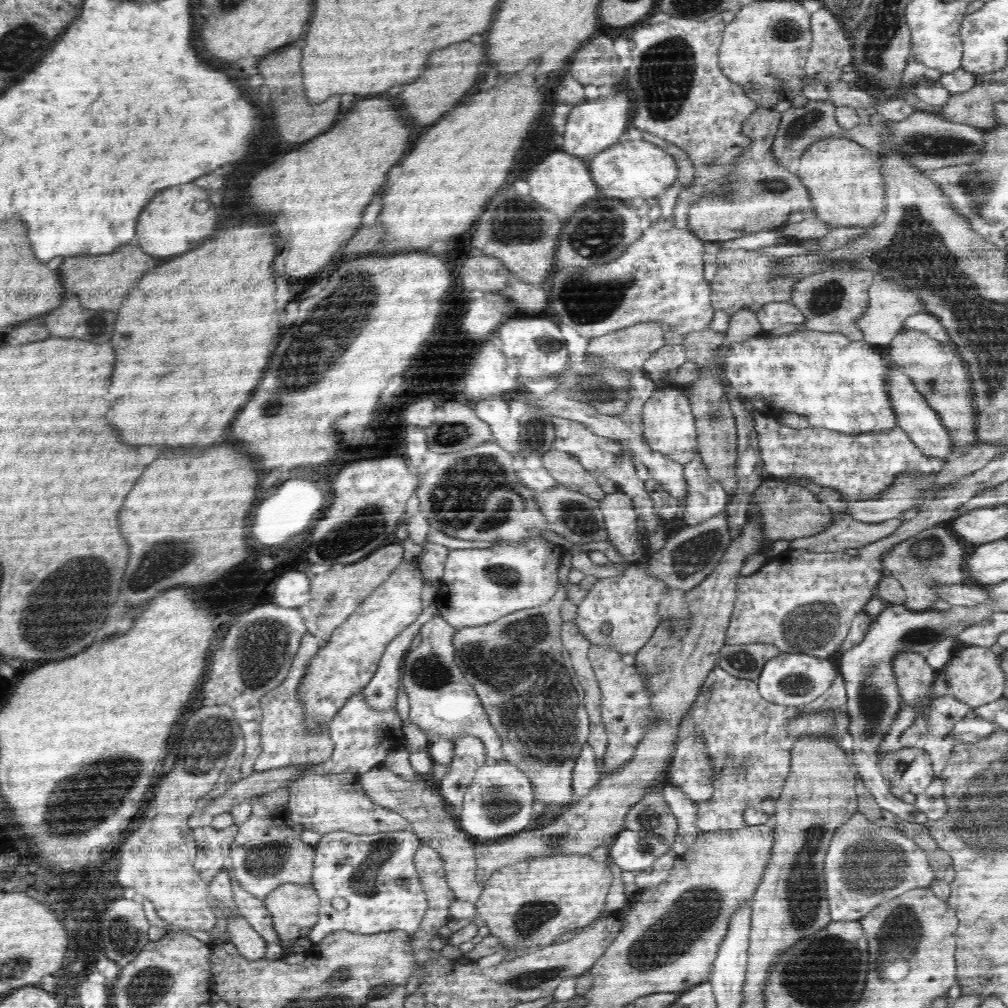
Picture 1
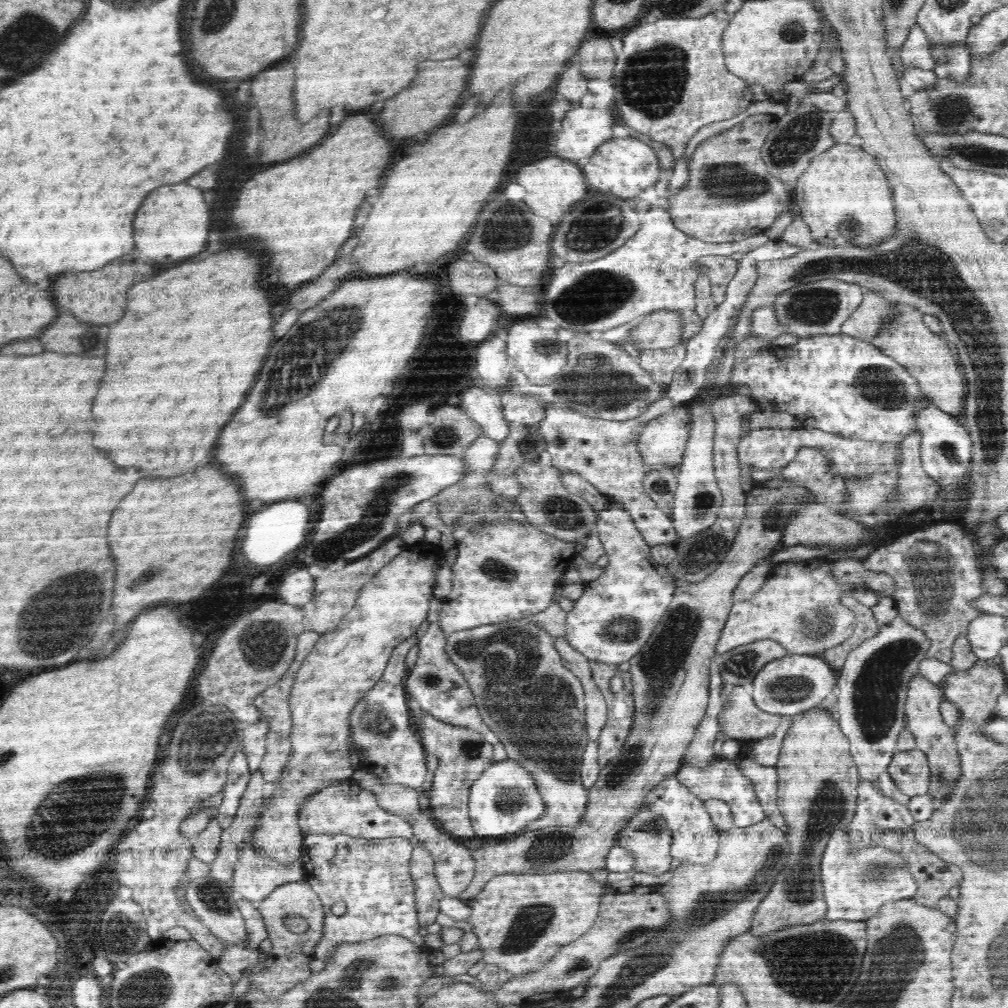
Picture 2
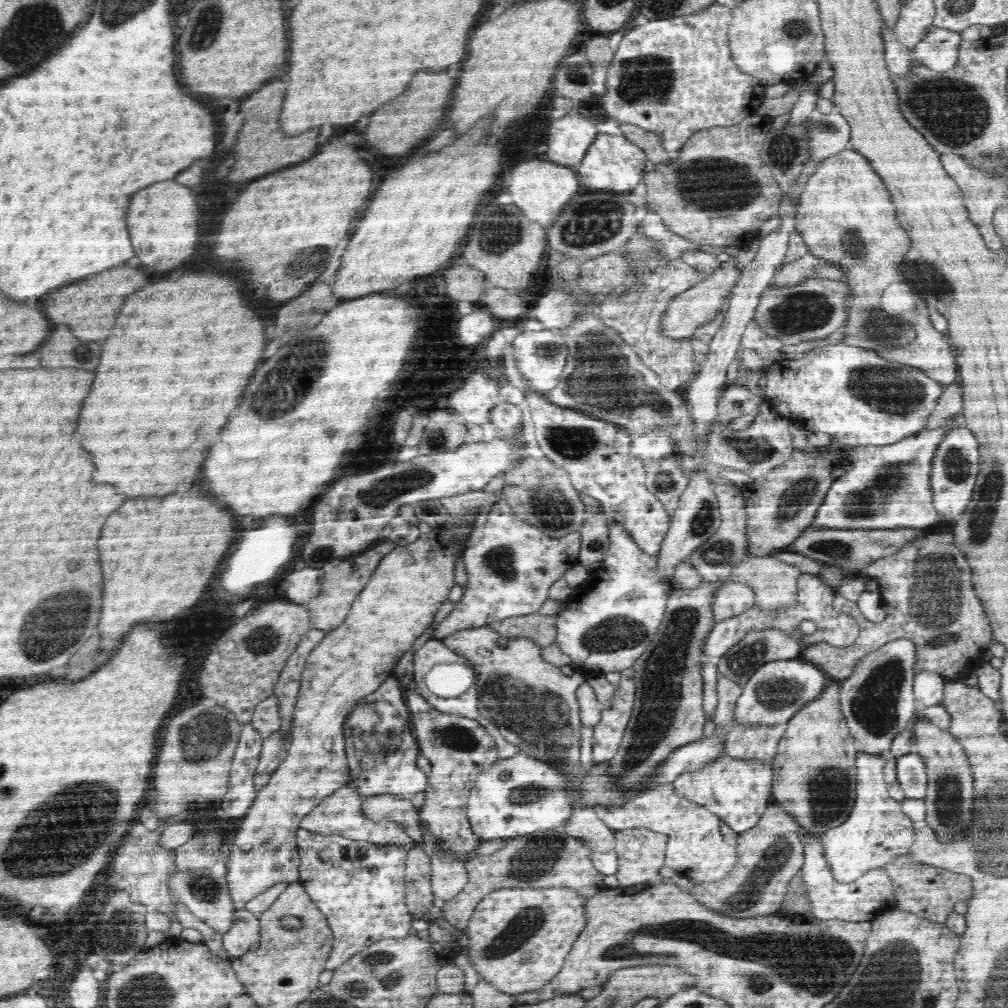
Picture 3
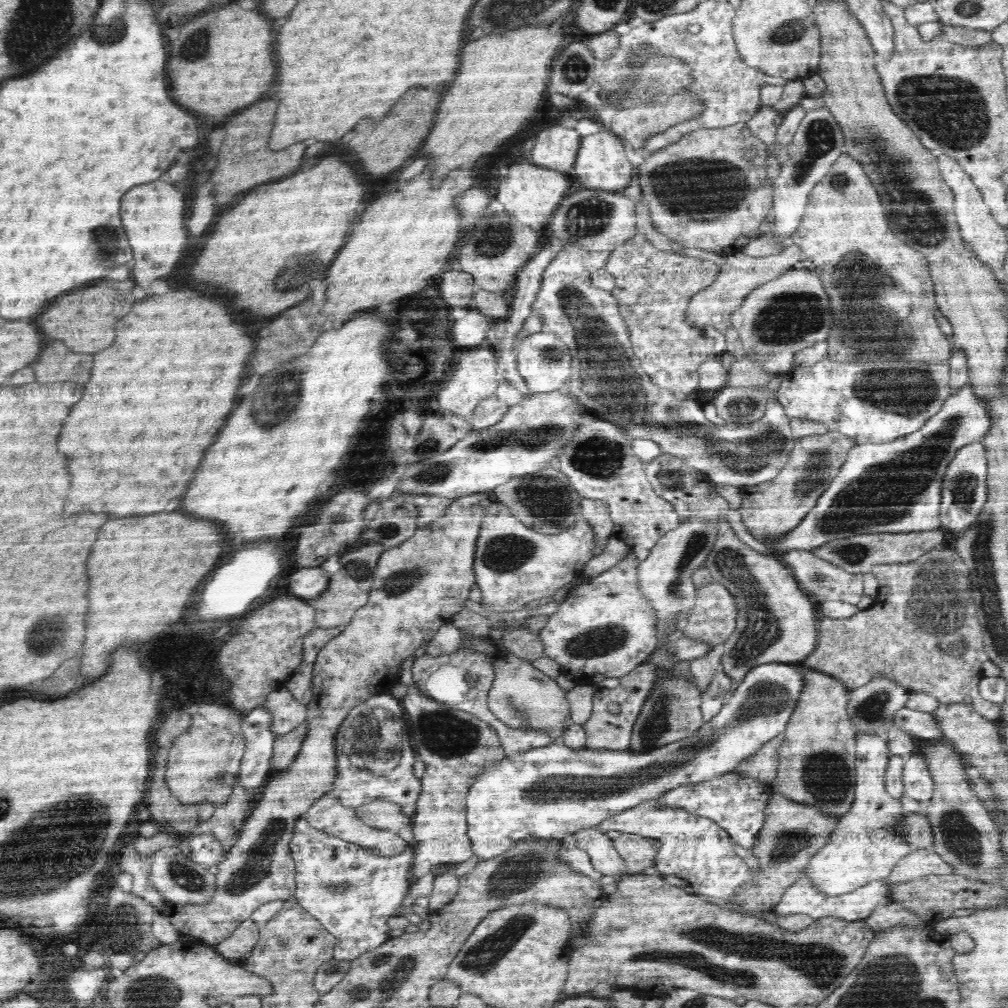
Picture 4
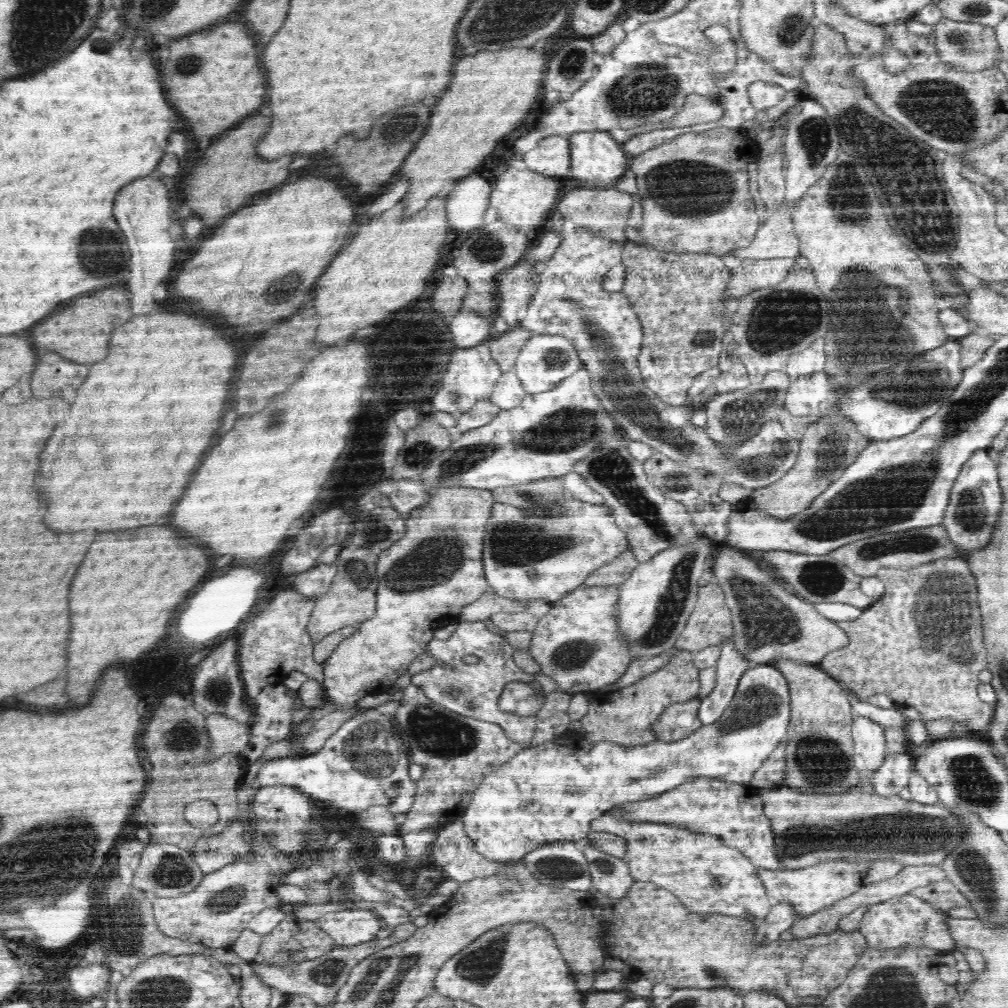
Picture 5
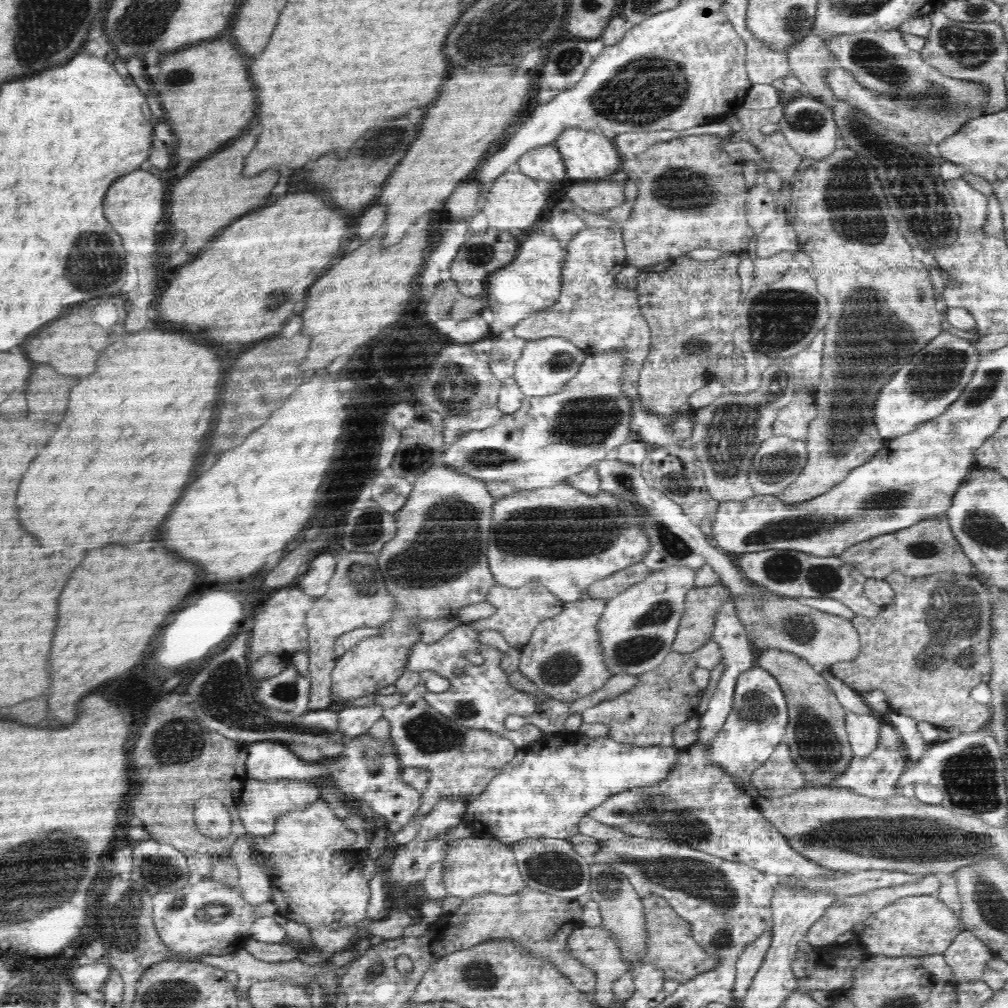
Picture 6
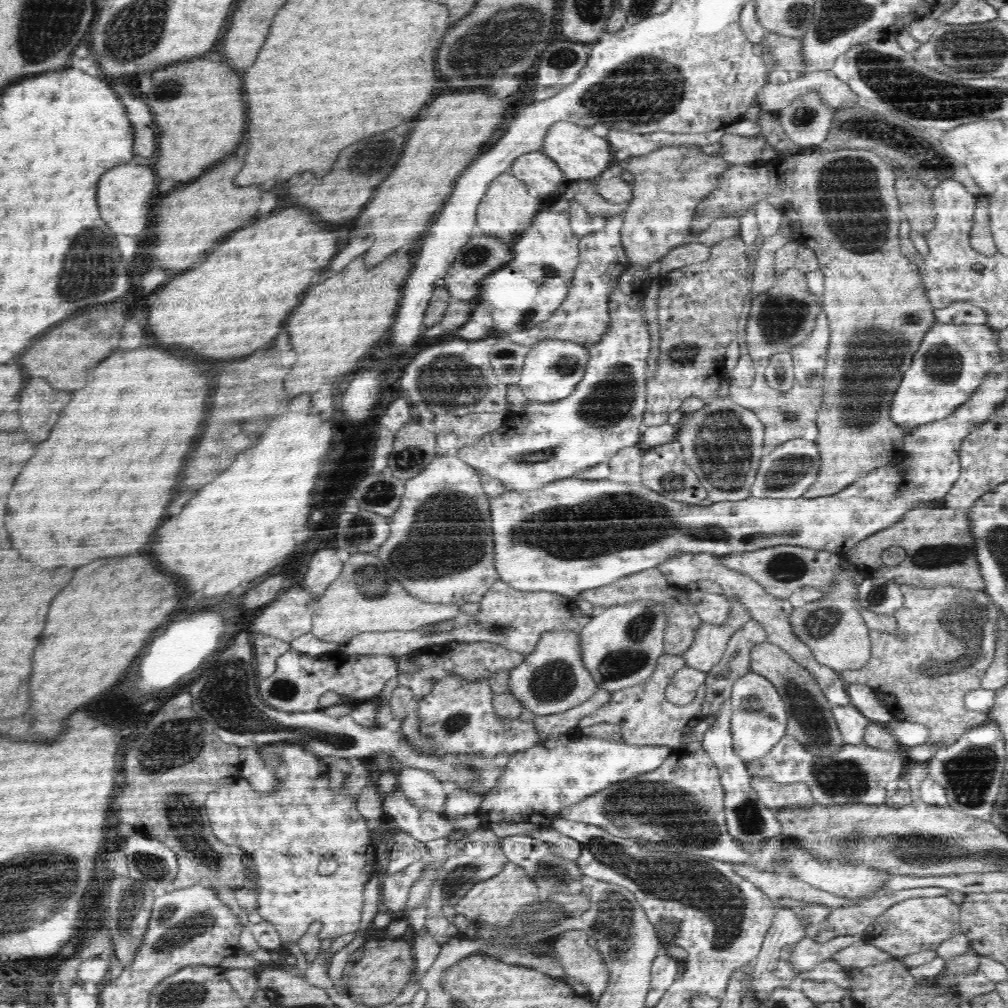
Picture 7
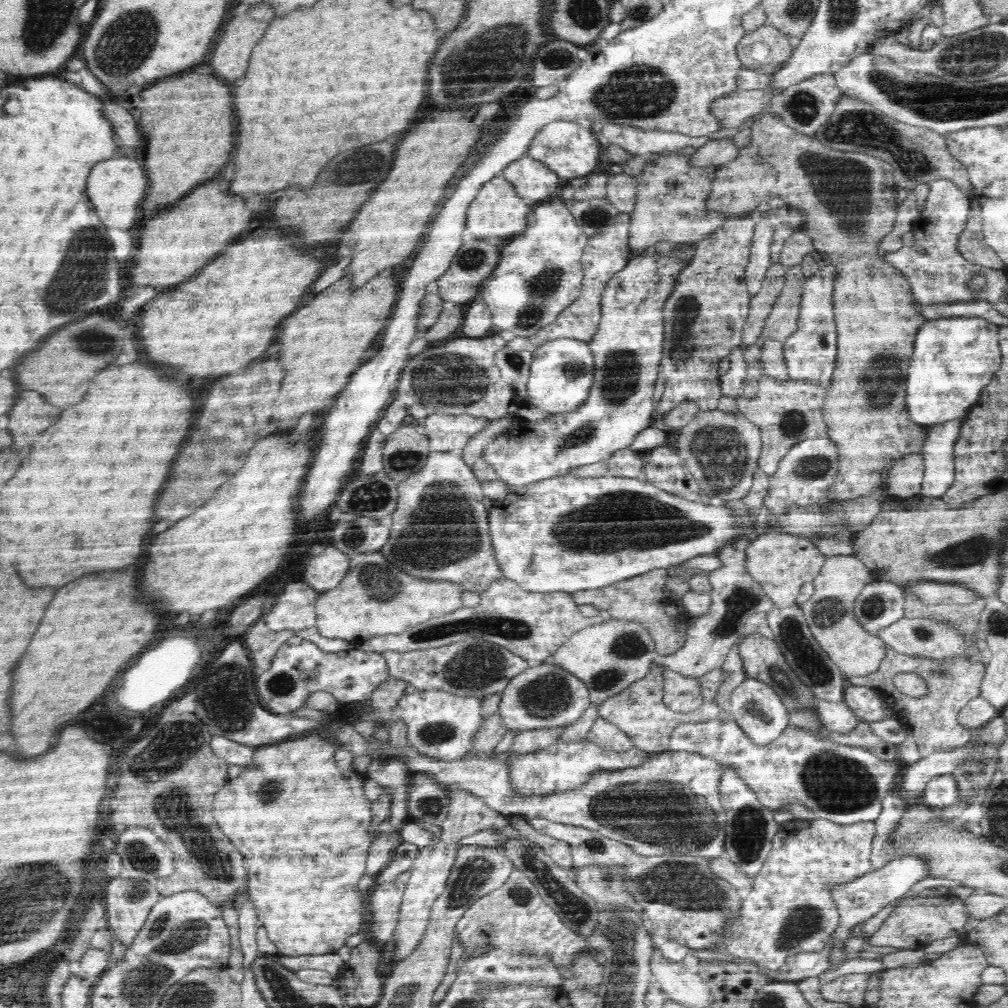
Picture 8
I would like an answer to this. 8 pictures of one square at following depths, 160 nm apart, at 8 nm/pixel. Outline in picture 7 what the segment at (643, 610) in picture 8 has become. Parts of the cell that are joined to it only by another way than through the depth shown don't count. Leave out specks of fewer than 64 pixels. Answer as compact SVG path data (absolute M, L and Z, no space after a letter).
M658 567L648 568L642 572L636 572L630 576L618 578L611 584L592 590L584 590L576 599L582 599L594 604L593 607L611 605L622 605L637 601L652 601L652 603L662 603L665 617L668 618L664 629L663 651L665 654L681 655L691 644L697 631L697 626L701 625L700 617L696 614L695 608L688 601L688 588L683 589L679 586L670 584L664 573Z

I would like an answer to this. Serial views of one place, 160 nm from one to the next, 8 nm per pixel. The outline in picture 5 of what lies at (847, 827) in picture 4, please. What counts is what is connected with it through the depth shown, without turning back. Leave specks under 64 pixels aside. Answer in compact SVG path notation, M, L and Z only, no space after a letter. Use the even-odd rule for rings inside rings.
M854 715L853 723L851 724L851 735L854 741L854 765L862 778L859 778L858 787L862 792L872 794L872 785L867 780L873 775L873 772L884 762L884 757L889 754L887 742L885 741L884 727L880 726L872 719L858 717ZM831 861L828 864L821 863L798 870L764 871L764 869L758 869L758 872L770 899L774 902L789 902L795 908L799 918L806 918L854 894L859 887L893 878L903 868L904 865L892 861L852 864L846 861Z

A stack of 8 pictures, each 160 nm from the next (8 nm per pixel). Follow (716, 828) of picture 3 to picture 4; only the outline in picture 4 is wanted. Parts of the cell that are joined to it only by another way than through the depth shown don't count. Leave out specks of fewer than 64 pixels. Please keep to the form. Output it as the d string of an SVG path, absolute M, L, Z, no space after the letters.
M658 799L610 816L598 826L609 834L619 831L658 841L660 848L654 857L658 875L670 886L688 894L702 894L708 898L734 898L744 884L752 884L755 874L740 858L730 836L716 822L688 813L684 809L660 807Z

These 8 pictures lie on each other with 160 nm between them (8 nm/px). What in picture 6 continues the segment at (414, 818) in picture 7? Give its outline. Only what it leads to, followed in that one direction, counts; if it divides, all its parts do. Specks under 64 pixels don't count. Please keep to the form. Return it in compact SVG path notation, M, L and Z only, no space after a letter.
M368 733L351 738L344 744L343 753L336 758L325 759L323 762L302 760L283 743L275 741L256 741L248 746L248 776L254 780L278 780L290 778L305 783L322 786L323 781L333 786L335 792L347 804L362 804L371 809L376 816L404 827L410 825L421 808L421 794L410 783L401 778L403 767L397 757L393 743L385 748Z

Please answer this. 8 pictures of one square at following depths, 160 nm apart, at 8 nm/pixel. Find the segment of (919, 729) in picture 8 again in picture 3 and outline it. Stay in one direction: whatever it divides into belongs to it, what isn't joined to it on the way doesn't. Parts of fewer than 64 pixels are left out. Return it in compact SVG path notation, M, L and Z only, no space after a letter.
M930 531L922 538L908 542L896 556L880 558L867 568L878 580L885 617L878 624L872 624L872 621L864 620L860 612L852 612L858 610L858 606L851 606L842 596L834 596L833 609L856 618L858 638L844 648L819 642L802 649L798 658L816 665L835 681L842 681L852 676L860 658L892 640L905 638L915 646L915 674L931 671L946 681L964 680L978 666L988 662L982 656L993 638L991 626L976 597L971 568L954 544L952 533Z

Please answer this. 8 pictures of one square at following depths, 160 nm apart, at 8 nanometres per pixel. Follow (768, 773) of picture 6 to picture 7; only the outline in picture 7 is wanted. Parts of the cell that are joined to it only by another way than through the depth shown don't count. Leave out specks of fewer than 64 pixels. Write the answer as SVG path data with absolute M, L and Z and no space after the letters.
M754 776L751 778L752 787L756 788L760 800L770 809L810 809L815 803L812 793L808 786L803 782L798 784L788 784L788 786L778 786L774 784L769 778L758 778Z

